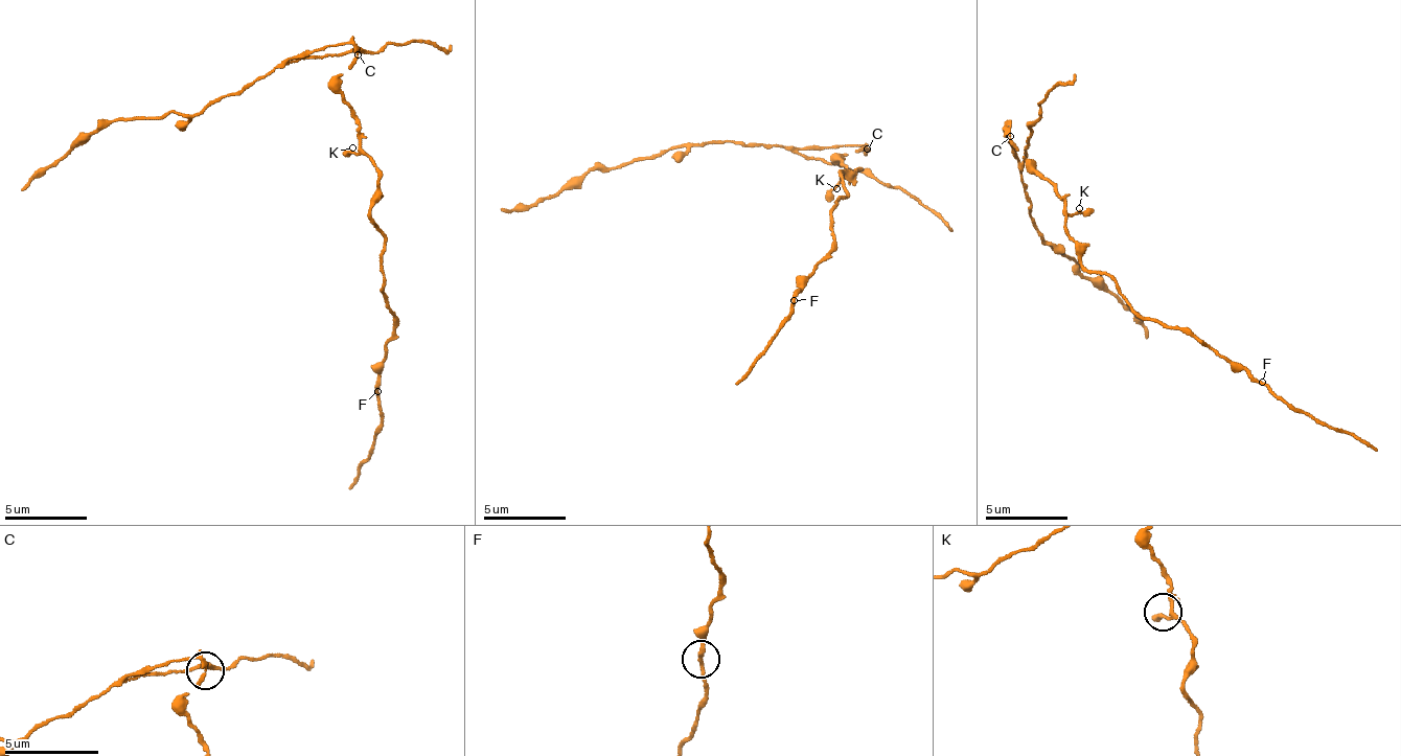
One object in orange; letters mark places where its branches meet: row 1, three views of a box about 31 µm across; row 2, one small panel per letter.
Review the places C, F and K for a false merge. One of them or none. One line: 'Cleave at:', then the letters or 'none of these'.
Cleave at: C

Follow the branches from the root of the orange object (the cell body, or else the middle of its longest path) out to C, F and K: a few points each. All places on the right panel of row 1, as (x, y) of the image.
C: (1046, 182), (1046, 178), (1016, 151), (1016, 142), (1011, 137)
F: (1046, 182), (1064, 205), (1074, 254), (1084, 265), (1106, 275), (1144, 319), (1192, 329), (1262, 382)
K: (1046, 182), (1065, 202), (1070, 213), (1079, 208)

